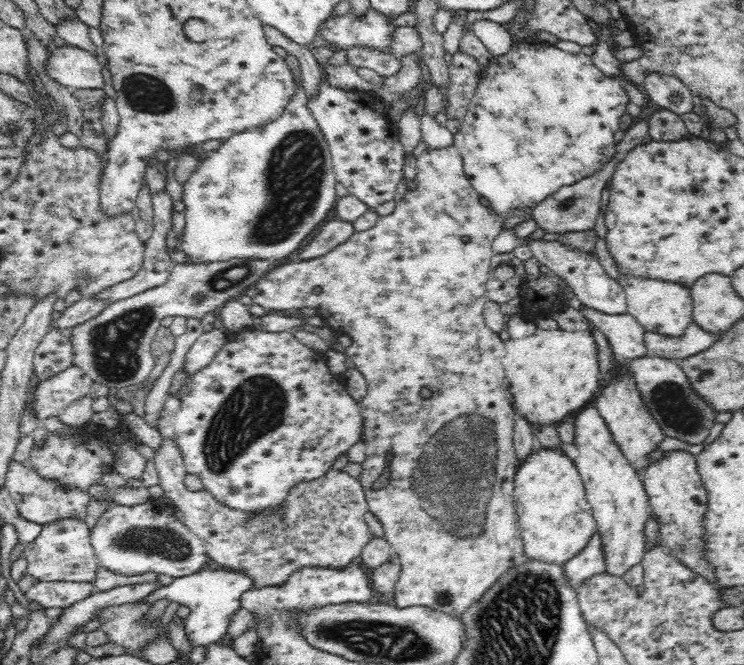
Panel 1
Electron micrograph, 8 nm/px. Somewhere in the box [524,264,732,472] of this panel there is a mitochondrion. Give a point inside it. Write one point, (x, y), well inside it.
(678, 408)

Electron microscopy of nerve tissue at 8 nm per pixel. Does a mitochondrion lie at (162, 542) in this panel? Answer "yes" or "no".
yes

